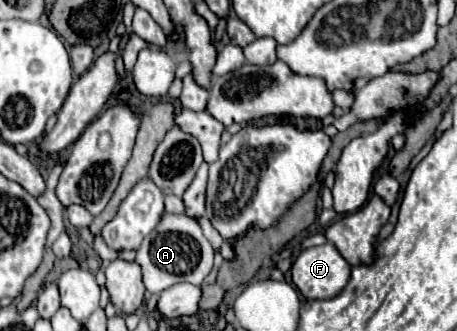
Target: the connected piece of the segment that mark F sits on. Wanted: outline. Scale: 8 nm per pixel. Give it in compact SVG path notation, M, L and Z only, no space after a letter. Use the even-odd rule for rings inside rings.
M333 243L309 247L299 253L291 267L291 279L307 299L331 299L349 281L351 265Z

